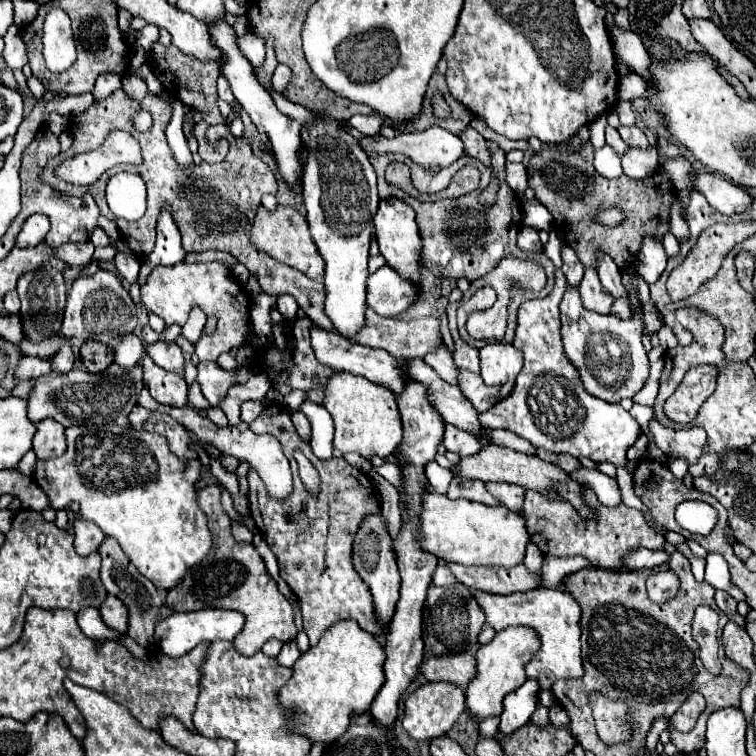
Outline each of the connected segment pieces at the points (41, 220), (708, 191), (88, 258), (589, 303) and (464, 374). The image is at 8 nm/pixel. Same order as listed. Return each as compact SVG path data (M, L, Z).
M32 214L22 226L22 230L16 238L16 246L18 248L38 246L40 242L44 242L44 236L48 234L48 230L50 230L48 218L44 214Z
M696 172L694 186L698 192L702 192L706 196L710 206L724 216L742 214L754 202L754 198L744 188L740 188L740 186L736 186L716 174Z
M82 242L82 244L64 244L56 250L56 256L62 258L70 266L80 266L86 268L92 262L94 256L94 244L92 242Z
M588 268L584 272L584 278L580 282L580 296L582 296L582 304L586 310L594 310L598 314L610 314L610 306L612 306L612 296L606 294L606 290L602 290L600 278L596 274L596 270Z
M460 370L458 384L460 384L462 394L472 402L472 406L478 412L486 412L498 402L500 386L486 386L478 374L472 374L468 370Z

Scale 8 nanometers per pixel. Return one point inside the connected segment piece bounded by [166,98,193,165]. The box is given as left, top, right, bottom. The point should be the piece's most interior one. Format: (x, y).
(174, 132)

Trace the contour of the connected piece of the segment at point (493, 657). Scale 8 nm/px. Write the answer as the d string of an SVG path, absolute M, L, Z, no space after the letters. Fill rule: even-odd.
M516 626L516 628L504 628L494 636L492 642L486 646L480 646L476 652L476 662L478 662L478 674L476 678L468 684L468 696L466 696L466 708L470 710L472 716L476 716L476 724L482 722L488 716L500 716L502 714L502 700L508 692L520 688L526 682L524 666L534 658L538 652L540 638L538 632L528 628L528 626Z

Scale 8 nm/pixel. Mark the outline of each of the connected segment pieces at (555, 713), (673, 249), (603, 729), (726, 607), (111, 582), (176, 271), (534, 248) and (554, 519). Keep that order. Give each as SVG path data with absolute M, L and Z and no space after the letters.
M558 702L550 706L550 722L552 722L554 726L568 726L568 724L570 724L570 718L568 718L566 710L564 710Z
M666 234L664 240L662 240L662 246L664 246L664 252L668 258L672 256L678 256L678 240L674 234Z
M600 692L590 694L590 706L594 712L598 736L605 743L613 744L630 740L631 726L627 718L629 707L621 700L608 700Z
M718 590L716 592L716 604L718 604L718 608L732 620L732 622L736 622L738 626L746 626L746 622L744 622L744 618L738 614L738 610L736 610L736 600L732 598L732 596L728 596L726 592L722 592L722 590Z
M106 536L102 546L98 548L100 556L102 556L102 570L100 570L100 578L102 578L102 584L106 586L108 594L114 594L118 596L126 606L128 606L128 612L130 612L130 626L128 626L128 636L134 638L140 646L148 648L152 646L154 642L154 626L156 626L156 618L158 618L158 612L160 612L160 606L164 604L158 588L146 578L142 576L136 566L130 562L130 558L124 554L124 550L120 548L120 544Z
M198 262L198 264L174 264L174 266L158 266L148 276L146 284L140 288L142 304L148 312L158 314L166 326L178 324L184 326L192 308L200 308L208 318L216 318L213 333L205 332L206 347L198 347L195 353L200 361L218 360L222 352L230 352L232 348L240 348L254 336L248 302L240 300L238 294L244 294L242 284L232 276L232 272L220 262Z
M522 226L520 230L518 230L518 248L520 250L524 250L524 252L542 252L542 242L540 242L540 238L538 238L538 232L534 230L534 228L530 228L530 226Z
M584 488L584 500L596 508L596 518L584 520L568 502L548 500L526 492L526 526L532 536L532 542L542 550L544 556L584 556L596 568L618 572L624 568L622 560L630 550L664 550L666 538L646 524L642 512L632 510L624 504L606 508L598 502L596 494L590 488Z

